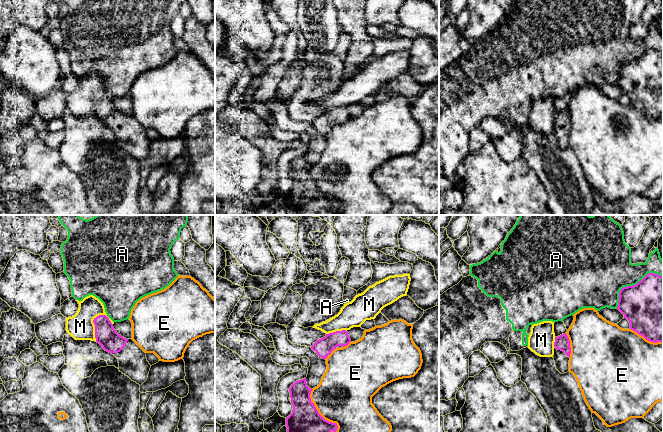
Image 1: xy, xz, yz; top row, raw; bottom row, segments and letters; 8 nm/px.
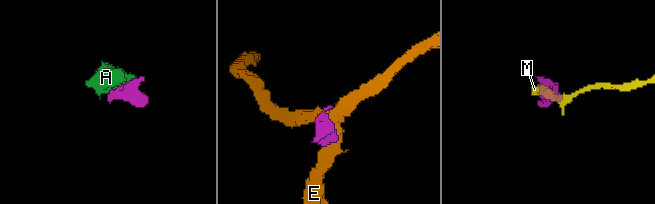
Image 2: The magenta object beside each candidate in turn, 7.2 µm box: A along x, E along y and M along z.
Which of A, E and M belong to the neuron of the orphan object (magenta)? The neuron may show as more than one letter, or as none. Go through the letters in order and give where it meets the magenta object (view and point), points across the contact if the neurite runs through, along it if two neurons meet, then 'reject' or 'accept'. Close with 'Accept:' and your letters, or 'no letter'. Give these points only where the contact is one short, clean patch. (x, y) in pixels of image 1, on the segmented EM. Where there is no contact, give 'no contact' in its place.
A: meets magenta in yz at (633, 285); reject
E: meets magenta in xz at (318, 413); reject
M: meets magenta in xy at (94, 324); reject
Accept: no letter

